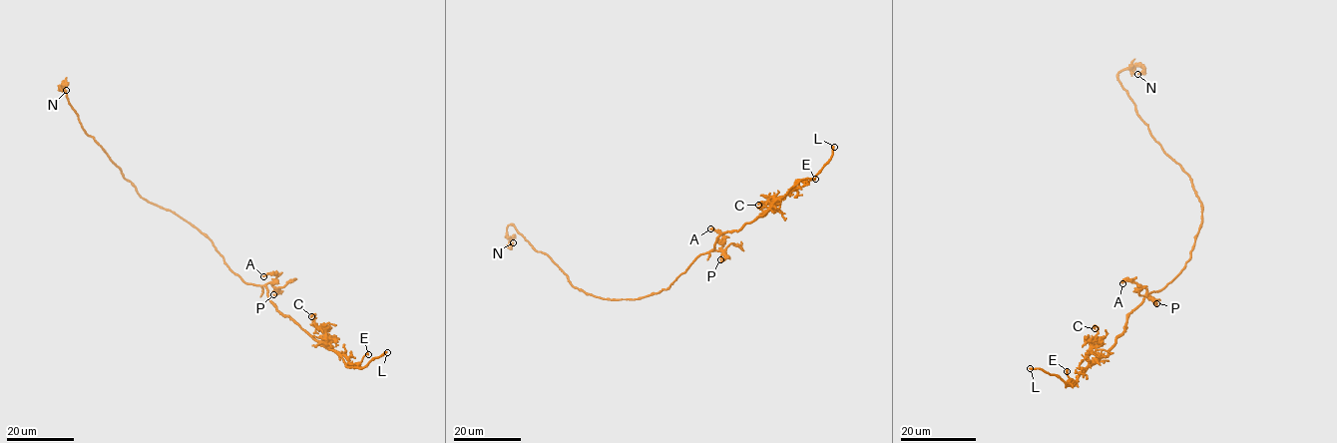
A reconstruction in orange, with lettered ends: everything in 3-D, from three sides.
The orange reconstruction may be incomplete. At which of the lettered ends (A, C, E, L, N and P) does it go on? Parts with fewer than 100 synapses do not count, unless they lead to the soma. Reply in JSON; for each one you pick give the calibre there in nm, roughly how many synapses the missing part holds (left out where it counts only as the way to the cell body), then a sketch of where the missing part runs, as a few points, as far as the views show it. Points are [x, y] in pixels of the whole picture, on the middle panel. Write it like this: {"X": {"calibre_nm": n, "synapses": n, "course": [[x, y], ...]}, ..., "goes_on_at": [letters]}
{"L": {"calibre_nm": 200, "course": [[834, 147], [839, 130], [845, 131], [842, 136], [850, 124]]}, "goes_on_at": ["L"]}

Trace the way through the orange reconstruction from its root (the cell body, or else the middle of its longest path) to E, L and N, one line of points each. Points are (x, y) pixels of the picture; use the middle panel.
E: (661, 291), (667, 289), (699, 254), (710, 251), (722, 232), (738, 230), (762, 217), (793, 189), (815, 179)
L: (661, 291), (710, 251), (722, 232), (762, 217), (802, 179), (812, 179), (834, 147)
N: (661, 291), (636, 299), (595, 296), (575, 287), (546, 253), (536, 250), (509, 224), (510, 247), (513, 242)

